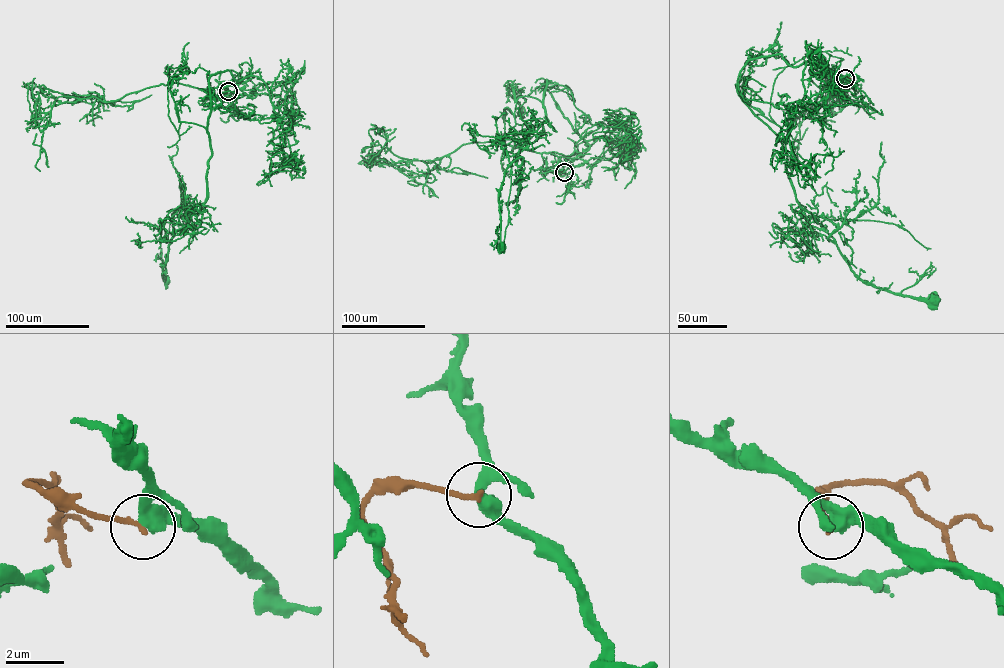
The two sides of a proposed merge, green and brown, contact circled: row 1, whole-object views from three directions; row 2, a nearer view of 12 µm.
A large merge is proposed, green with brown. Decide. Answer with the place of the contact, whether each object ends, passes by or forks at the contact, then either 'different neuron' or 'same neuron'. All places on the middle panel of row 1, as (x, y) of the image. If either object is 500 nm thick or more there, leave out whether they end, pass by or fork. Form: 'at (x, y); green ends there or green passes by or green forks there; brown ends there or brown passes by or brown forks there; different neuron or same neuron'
at (564, 172); green passes by; brown ends there; different neuron

